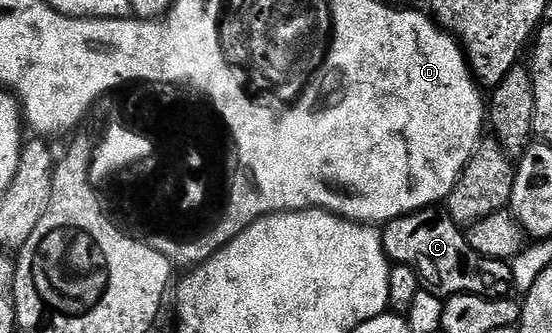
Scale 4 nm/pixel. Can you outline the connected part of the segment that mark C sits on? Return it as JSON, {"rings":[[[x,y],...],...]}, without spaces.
{"rings":[[[439,209],[415,211],[393,219],[382,228],[383,248],[392,264],[411,266],[424,279],[426,290],[440,297],[480,295],[486,299],[502,299],[513,291],[510,262],[490,259],[469,245],[460,224]]]}

